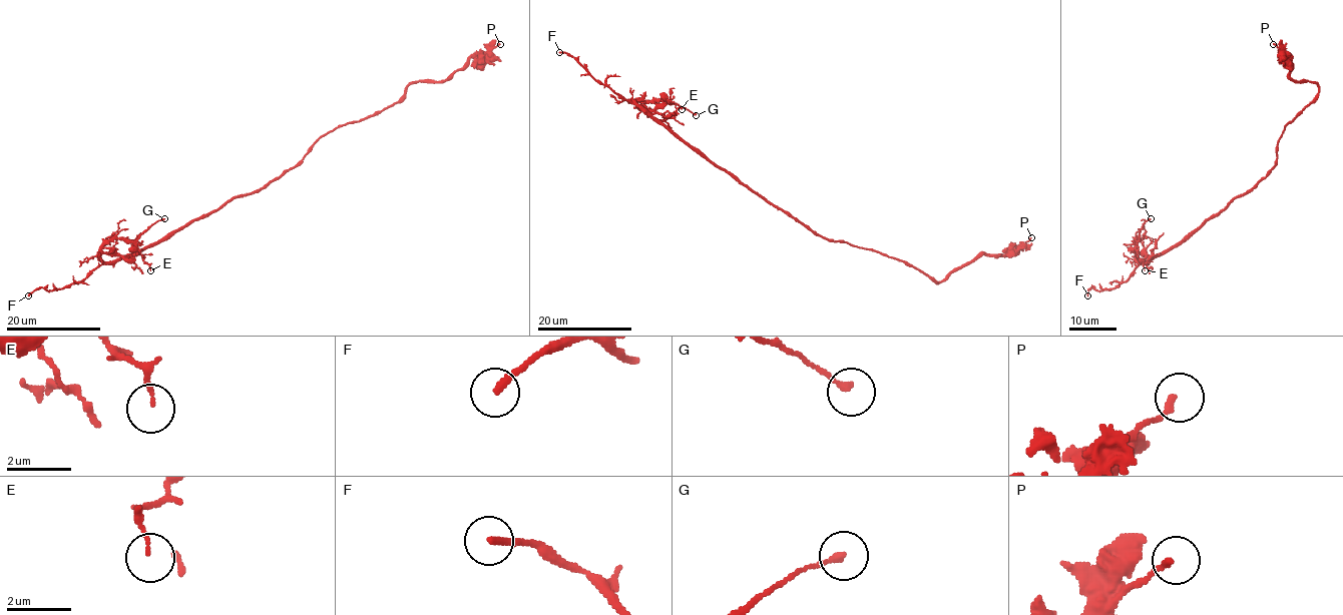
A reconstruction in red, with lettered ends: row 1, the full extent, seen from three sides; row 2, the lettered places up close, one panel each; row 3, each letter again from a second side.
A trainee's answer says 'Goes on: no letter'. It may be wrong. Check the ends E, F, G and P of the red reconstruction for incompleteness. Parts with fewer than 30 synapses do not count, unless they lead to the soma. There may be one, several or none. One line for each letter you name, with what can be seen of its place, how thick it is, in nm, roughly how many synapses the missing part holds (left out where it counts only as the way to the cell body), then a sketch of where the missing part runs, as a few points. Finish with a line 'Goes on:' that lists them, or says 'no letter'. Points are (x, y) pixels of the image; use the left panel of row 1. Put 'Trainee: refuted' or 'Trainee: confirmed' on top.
Trainee: refuted
F: (28, 295) | 240 nm
Goes on: F

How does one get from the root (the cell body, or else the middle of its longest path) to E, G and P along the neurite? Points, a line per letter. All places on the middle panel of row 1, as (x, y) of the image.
E: (794, 219), (708, 161), (631, 101), (670, 117), (682, 109)
G: (794, 219), (708, 161), (631, 101), (677, 103), (696, 115)
P: (794, 219), (834, 241), (847, 241), (905, 261), (925, 272), (935, 282), (980, 254), (1012, 254), (1031, 237)

